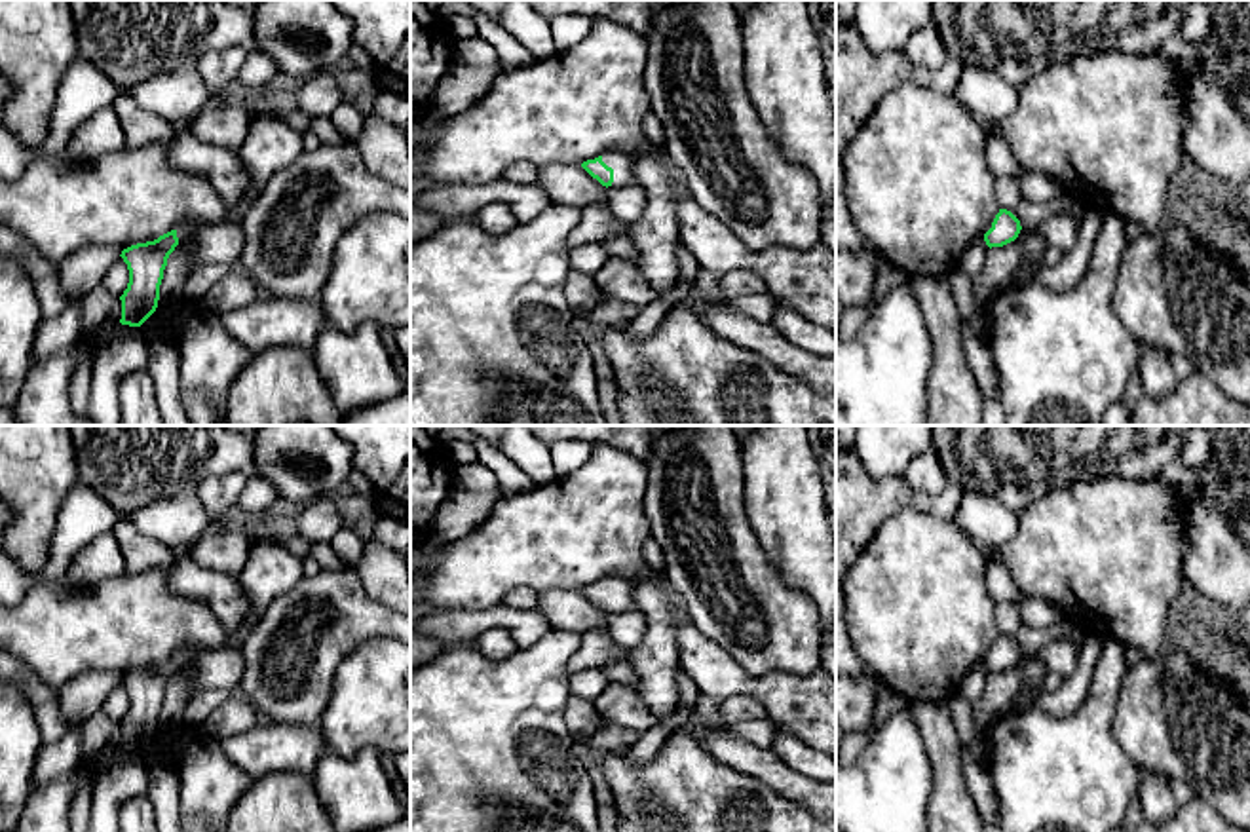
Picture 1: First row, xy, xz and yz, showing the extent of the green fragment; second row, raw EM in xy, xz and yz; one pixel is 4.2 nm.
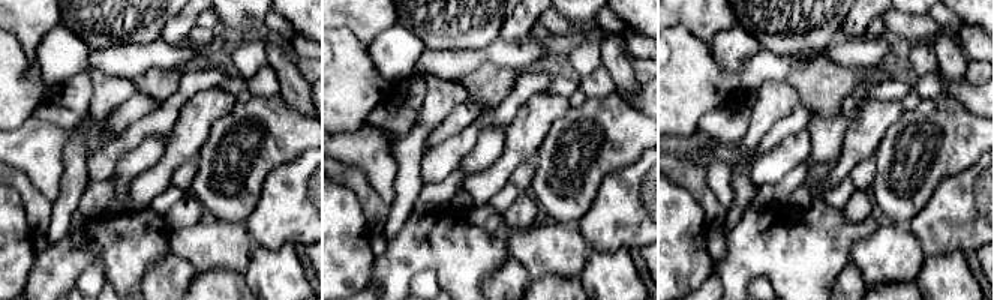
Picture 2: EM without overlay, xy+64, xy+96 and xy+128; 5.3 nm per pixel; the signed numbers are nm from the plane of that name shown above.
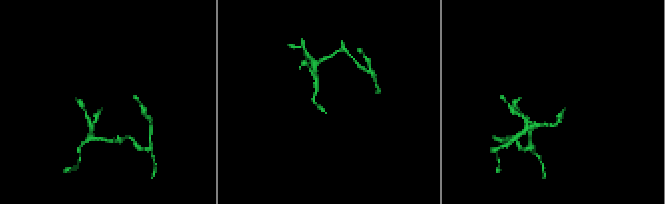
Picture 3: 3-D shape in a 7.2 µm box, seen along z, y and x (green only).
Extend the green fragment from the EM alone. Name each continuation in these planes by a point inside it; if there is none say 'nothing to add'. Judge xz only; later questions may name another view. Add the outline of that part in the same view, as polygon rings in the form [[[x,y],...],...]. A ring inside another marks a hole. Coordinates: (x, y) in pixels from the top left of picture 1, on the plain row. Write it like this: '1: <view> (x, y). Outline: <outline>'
1: xz (620, 587). Outline: [[[625,577],[602,579],[602,587],[614,595],[614,608],[612,608],[614,614],[638,610],[631,596],[633,585],[634,583]]]

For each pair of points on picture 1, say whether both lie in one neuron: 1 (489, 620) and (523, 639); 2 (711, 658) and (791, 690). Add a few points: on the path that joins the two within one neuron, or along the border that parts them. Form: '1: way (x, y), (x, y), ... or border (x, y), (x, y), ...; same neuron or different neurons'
1: way (498, 620), (508, 620), (517, 629); same neuron
2: way (730, 677), (747, 686), (772, 690); same neuron

